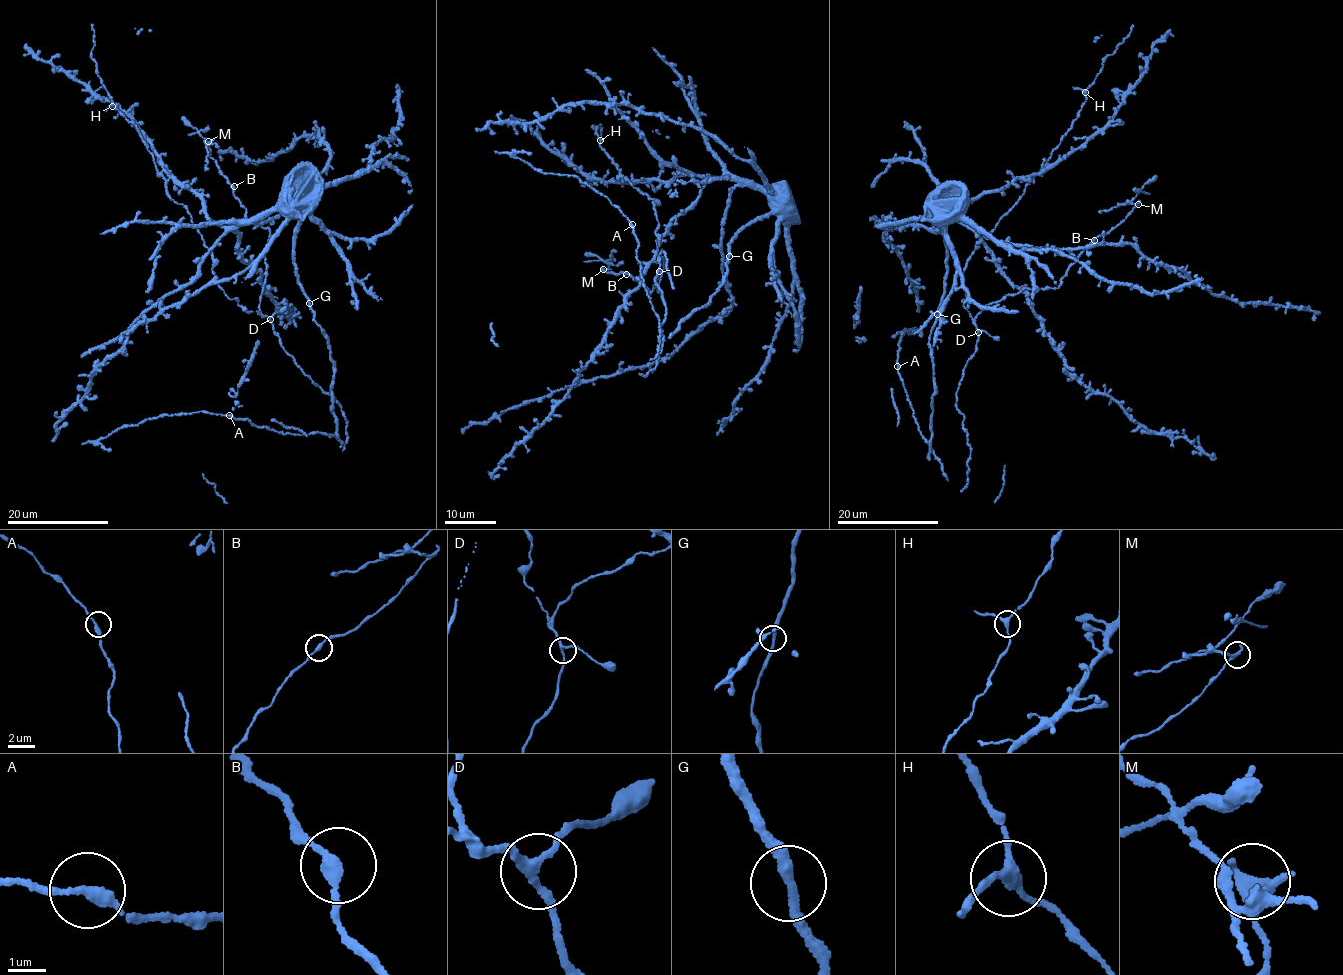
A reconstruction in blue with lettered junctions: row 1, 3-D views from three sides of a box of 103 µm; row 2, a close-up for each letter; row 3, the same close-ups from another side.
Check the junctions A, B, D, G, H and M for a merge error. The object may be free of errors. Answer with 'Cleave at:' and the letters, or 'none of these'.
Cleave at: M

